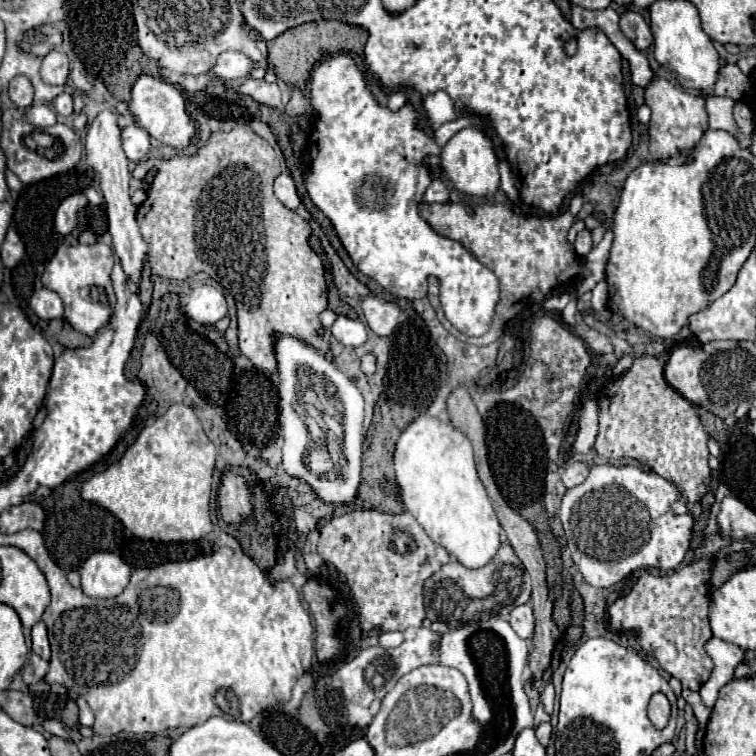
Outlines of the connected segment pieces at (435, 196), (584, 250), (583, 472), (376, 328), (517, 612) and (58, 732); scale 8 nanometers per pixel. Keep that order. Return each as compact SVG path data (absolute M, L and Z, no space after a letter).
M434 179L424 191L424 201L428 201L428 203L446 203L448 201L446 183L440 181L440 179Z
M582 229L578 235L576 235L576 241L574 241L574 249L580 257L588 255L588 251L592 249L592 239L590 239L590 231L588 229Z
M572 463L568 469L566 469L566 473L564 473L564 477L562 477L562 481L564 481L564 485L570 489L570 487L576 487L576 485L580 485L584 479L586 479L586 475L588 475L588 471L590 471L590 467L586 465L586 463Z
M366 297L362 299L362 311L370 329L376 335L390 335L398 325L400 307L390 301L384 301L378 297Z
M524 603L524 605L514 607L512 613L510 613L510 625L522 639L530 639L532 633L534 633L532 603Z
M44 719L44 721L42 721L42 727L44 727L44 729L48 731L48 733L56 735L56 737L68 739L68 733L64 731L64 725L62 725L60 721L52 721L52 719Z

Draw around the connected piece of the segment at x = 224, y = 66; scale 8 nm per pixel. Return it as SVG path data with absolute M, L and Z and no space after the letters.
M226 51L226 53L218 55L212 71L216 77L230 81L230 79L246 79L252 67L254 67L254 63L250 63L250 59L246 59L246 55L238 53L238 51Z

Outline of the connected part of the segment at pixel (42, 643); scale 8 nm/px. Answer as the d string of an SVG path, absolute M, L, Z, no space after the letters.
M40 621L32 627L32 651L36 655L40 655L42 659L50 659L50 645L48 645L48 632L47 627Z

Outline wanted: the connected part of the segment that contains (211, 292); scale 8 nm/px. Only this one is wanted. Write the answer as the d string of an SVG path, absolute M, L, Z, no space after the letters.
M200 285L190 293L186 303L186 315L198 323L214 325L228 315L224 295L212 285Z

